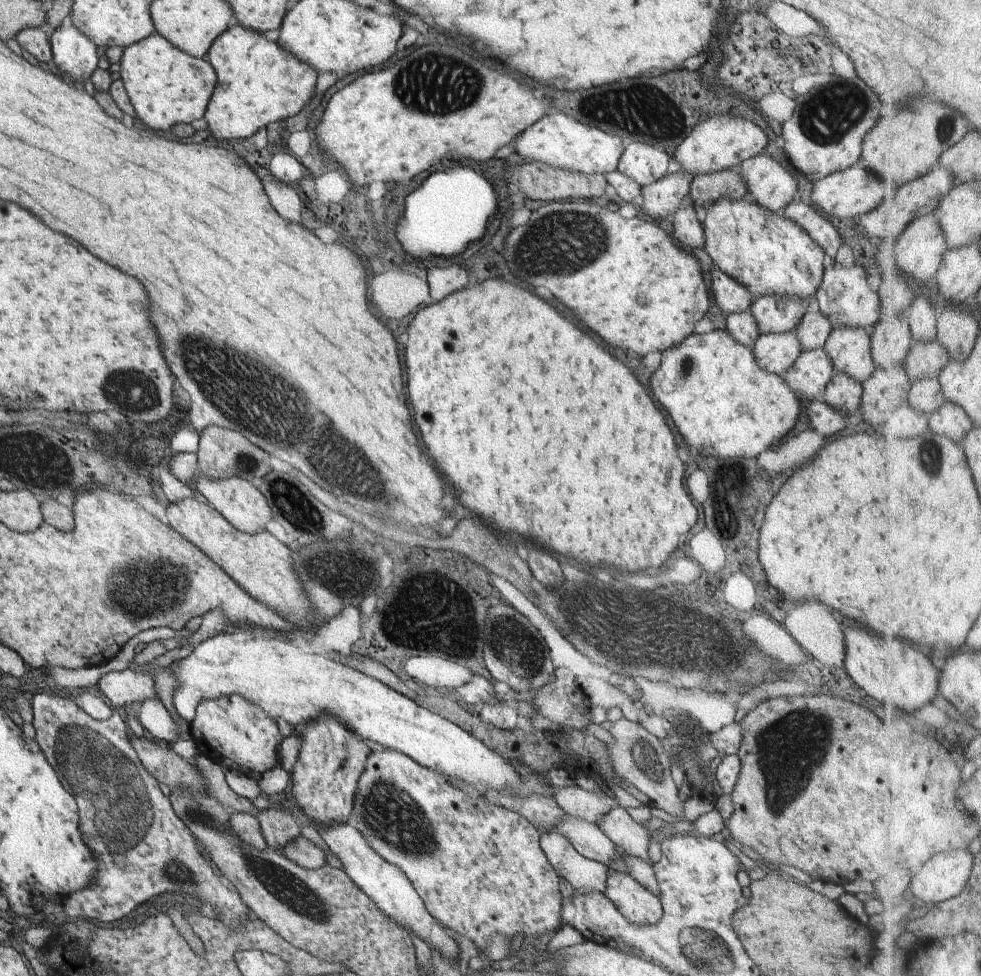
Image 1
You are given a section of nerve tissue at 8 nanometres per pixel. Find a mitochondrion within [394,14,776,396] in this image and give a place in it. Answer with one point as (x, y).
(569, 239)

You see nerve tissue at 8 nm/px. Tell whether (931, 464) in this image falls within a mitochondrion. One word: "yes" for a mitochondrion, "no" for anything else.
yes

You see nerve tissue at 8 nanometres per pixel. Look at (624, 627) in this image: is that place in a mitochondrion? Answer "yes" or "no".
yes

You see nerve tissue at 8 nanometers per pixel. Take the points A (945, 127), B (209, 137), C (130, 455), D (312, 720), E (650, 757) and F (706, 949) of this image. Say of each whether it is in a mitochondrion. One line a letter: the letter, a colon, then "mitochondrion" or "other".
A: mitochondrion
B: other
C: other
D: other
E: mitochondrion
F: mitochondrion

